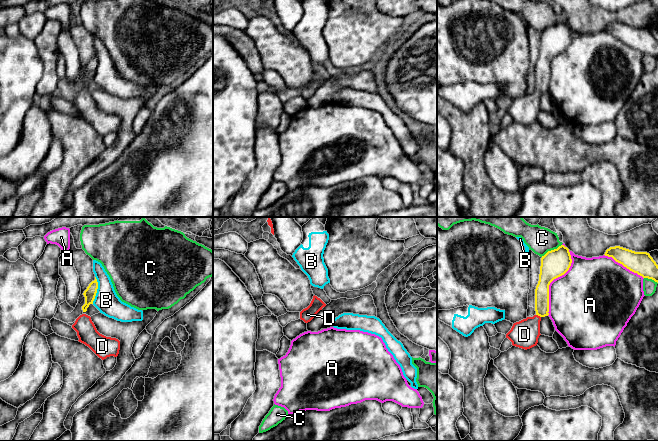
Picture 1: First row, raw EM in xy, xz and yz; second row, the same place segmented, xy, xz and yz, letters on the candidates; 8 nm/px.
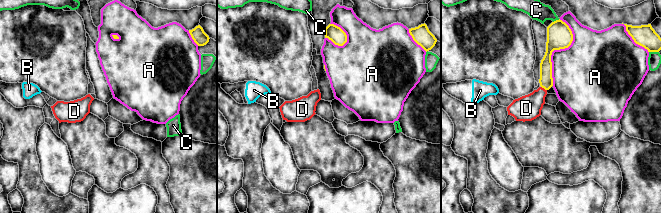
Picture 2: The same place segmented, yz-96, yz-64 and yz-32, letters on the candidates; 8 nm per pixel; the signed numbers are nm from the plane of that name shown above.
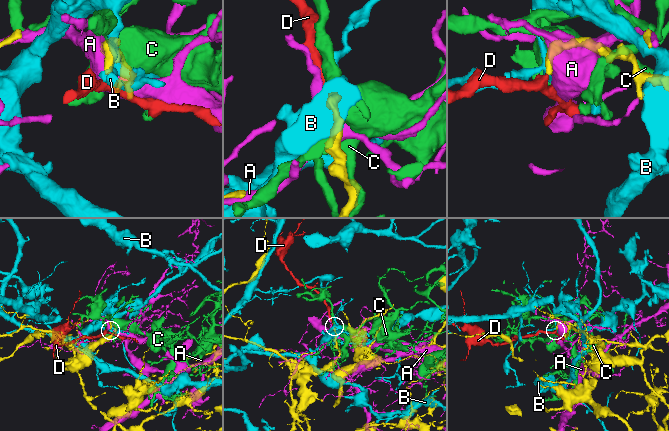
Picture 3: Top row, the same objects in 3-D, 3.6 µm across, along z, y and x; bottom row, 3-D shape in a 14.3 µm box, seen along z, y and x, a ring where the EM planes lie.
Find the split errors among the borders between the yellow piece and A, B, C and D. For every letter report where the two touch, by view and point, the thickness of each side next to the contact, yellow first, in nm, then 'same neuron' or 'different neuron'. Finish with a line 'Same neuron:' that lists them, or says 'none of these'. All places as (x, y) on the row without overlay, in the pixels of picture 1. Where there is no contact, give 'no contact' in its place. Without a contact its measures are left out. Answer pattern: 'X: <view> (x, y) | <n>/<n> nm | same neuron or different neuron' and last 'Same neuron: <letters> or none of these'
A: yz (552, 56) | 220/440 nm | different neuron
B: xy (96, 66) | 90/190 nm | different neuron
C: yz (551, 26) | 220/220 nm | different neuron
D: yz (538, 91) | 110/220 nm | same neuron
Same neuron: D

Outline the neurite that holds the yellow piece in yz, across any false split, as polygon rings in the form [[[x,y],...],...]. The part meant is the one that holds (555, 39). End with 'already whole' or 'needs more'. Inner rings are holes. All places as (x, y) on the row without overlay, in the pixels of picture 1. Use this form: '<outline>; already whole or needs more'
[[[564,21],[542,32],[539,57],[535,65],[536,90],[513,100],[506,110],[513,122],[527,126],[537,121],[541,111],[541,94],[549,91],[549,61],[554,55],[564,51],[571,39],[569,25]]]; needs more

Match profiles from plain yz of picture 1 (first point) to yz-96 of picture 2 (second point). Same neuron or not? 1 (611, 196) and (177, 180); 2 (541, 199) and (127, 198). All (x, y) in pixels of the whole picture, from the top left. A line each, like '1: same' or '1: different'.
1: different
2: same

